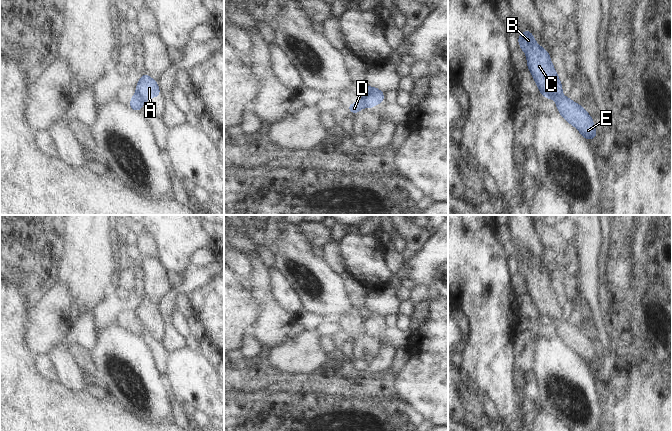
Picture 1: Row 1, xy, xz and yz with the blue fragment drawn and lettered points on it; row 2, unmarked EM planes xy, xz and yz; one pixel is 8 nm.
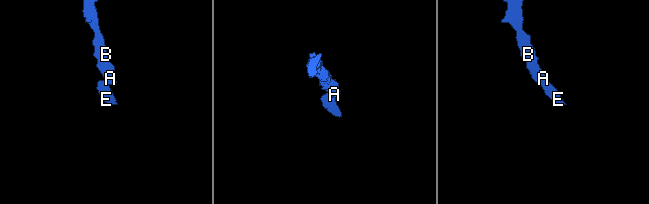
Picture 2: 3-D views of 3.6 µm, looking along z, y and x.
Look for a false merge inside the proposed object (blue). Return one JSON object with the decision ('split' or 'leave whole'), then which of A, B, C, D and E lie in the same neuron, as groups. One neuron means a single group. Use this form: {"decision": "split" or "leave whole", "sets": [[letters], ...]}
{"decision": "split", "sets": [["A", "B", "C"], ["D", "E"]]}

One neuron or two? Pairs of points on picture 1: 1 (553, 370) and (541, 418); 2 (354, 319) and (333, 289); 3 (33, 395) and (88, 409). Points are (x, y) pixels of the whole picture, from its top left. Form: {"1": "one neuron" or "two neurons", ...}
{"1": "two neurons", "2": "two neurons", "3": "one neuron"}

